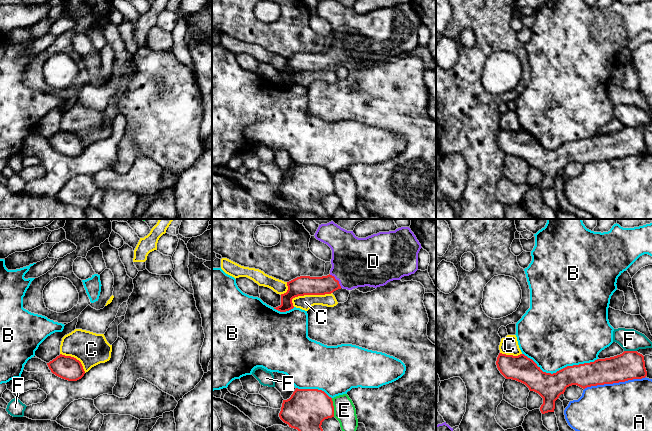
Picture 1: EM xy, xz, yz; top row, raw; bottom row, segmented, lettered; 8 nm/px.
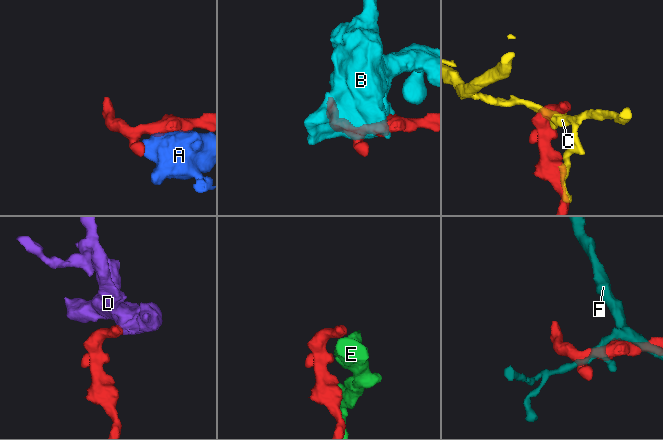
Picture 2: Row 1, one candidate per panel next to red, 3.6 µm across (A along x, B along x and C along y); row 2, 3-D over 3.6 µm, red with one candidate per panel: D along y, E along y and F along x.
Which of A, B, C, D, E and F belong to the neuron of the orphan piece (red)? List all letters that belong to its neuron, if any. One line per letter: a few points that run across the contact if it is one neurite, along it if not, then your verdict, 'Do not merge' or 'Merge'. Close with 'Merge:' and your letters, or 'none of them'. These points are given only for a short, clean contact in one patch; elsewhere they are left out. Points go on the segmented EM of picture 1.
A: Do not merge
B: Do not merge
C: Do not merge
D: Line: xz (307, 285), (326, 285), (337, 280), (356, 262). Merge
E: Line: xz (331, 398), (334, 416). Do not merge
F: Do not merge
Merge: D

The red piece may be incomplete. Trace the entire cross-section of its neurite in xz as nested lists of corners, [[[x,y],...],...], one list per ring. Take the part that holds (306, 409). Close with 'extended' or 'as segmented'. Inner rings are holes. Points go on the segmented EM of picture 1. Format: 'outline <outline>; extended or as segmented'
outline [[[296,388],[289,399],[283,400],[279,417],[289,427],[298,431],[323,431],[322,422],[334,417],[333,401],[322,390]]]; as segmented

